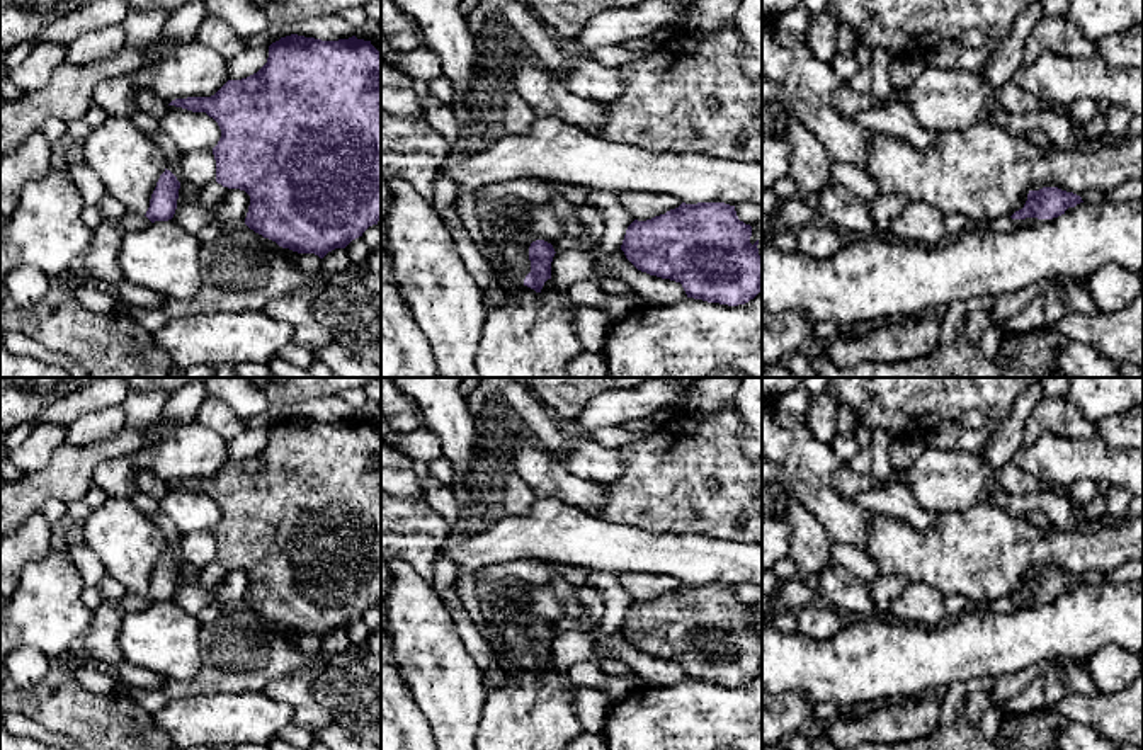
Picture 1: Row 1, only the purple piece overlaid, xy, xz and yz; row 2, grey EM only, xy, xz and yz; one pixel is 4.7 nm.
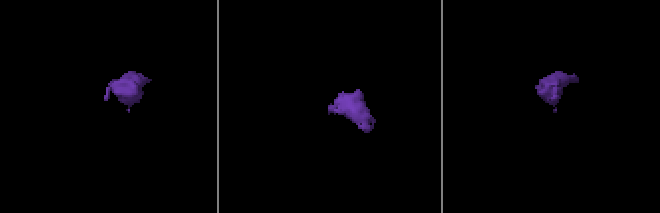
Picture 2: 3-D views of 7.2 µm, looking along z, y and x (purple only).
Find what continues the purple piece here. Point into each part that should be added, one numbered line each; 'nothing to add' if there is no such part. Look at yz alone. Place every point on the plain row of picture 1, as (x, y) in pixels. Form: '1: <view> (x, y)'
1: yz (1006, 604)

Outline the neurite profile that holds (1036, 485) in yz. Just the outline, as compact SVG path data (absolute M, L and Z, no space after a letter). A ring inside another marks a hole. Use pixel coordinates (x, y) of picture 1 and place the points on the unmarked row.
M1010 461L995 469L995 478L1002 490L1014 497L1026 493L1055 493L1068 500L1068 486L1031 478Z

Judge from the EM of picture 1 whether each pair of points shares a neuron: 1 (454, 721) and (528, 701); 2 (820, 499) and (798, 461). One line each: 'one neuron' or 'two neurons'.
1: two neurons
2: one neuron

